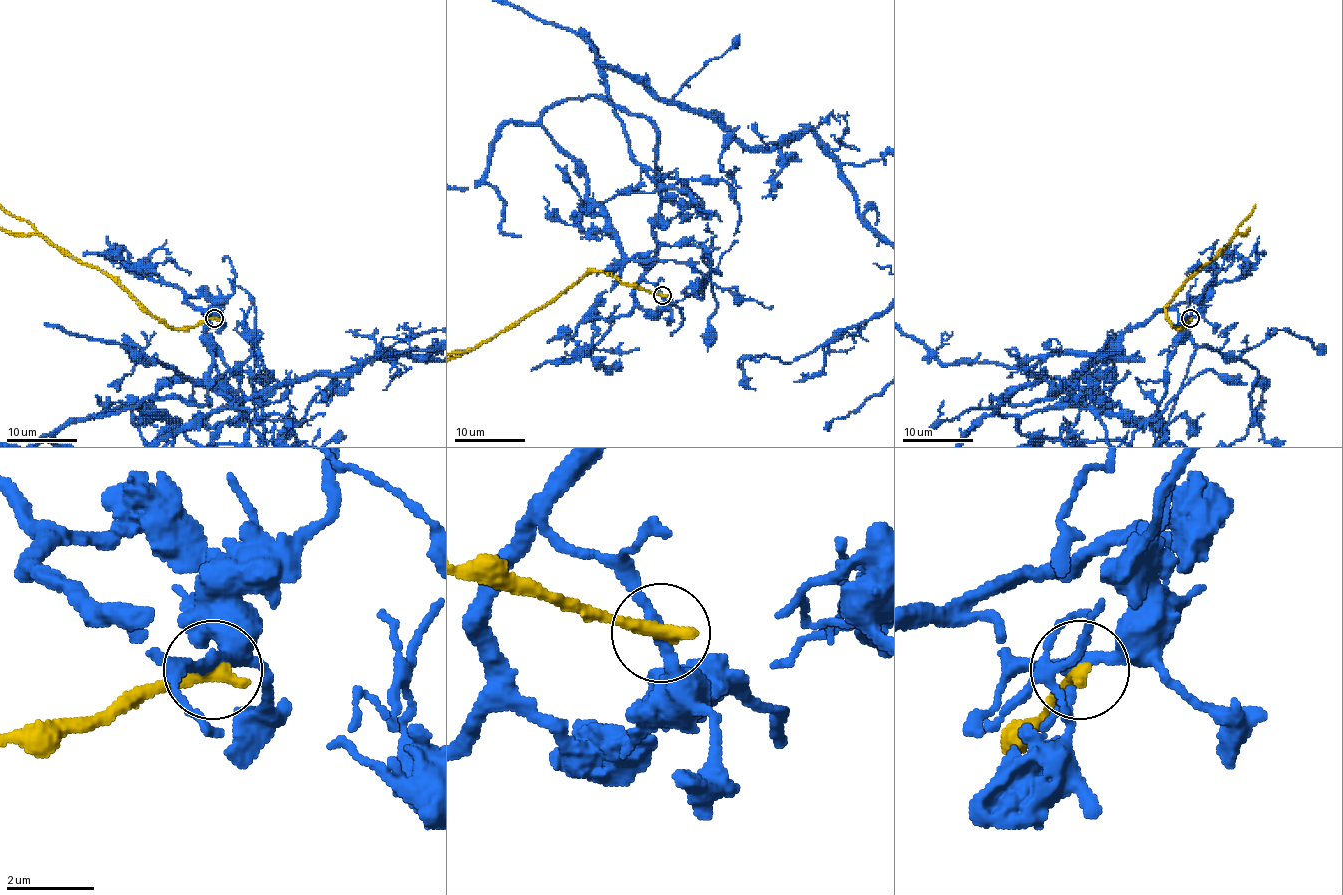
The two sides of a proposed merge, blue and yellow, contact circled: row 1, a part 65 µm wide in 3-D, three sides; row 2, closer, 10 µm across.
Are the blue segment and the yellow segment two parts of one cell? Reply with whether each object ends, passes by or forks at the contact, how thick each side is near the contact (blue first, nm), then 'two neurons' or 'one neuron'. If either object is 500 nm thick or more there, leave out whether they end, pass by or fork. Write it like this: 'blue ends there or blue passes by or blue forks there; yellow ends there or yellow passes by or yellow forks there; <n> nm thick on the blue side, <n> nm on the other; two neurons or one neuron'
blue passes by; yellow ends there; 280 nm thick on the blue side, 440 nm on the other; two neurons

